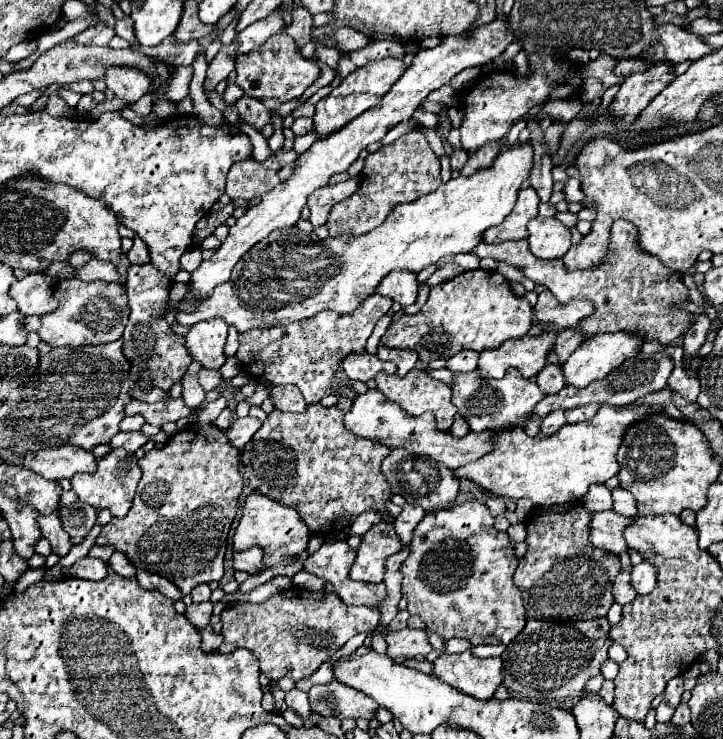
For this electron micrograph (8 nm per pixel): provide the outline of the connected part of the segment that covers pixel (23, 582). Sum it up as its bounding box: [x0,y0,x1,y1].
[14,565,48,593]

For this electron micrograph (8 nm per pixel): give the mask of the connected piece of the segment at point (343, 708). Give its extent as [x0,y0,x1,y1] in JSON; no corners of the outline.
[310,681,378,719]

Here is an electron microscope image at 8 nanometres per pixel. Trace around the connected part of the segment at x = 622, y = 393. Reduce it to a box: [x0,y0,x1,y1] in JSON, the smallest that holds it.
[528,353,674,419]

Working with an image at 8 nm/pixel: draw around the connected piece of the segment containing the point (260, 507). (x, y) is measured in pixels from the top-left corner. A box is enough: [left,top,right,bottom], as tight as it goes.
[234,491,310,593]

